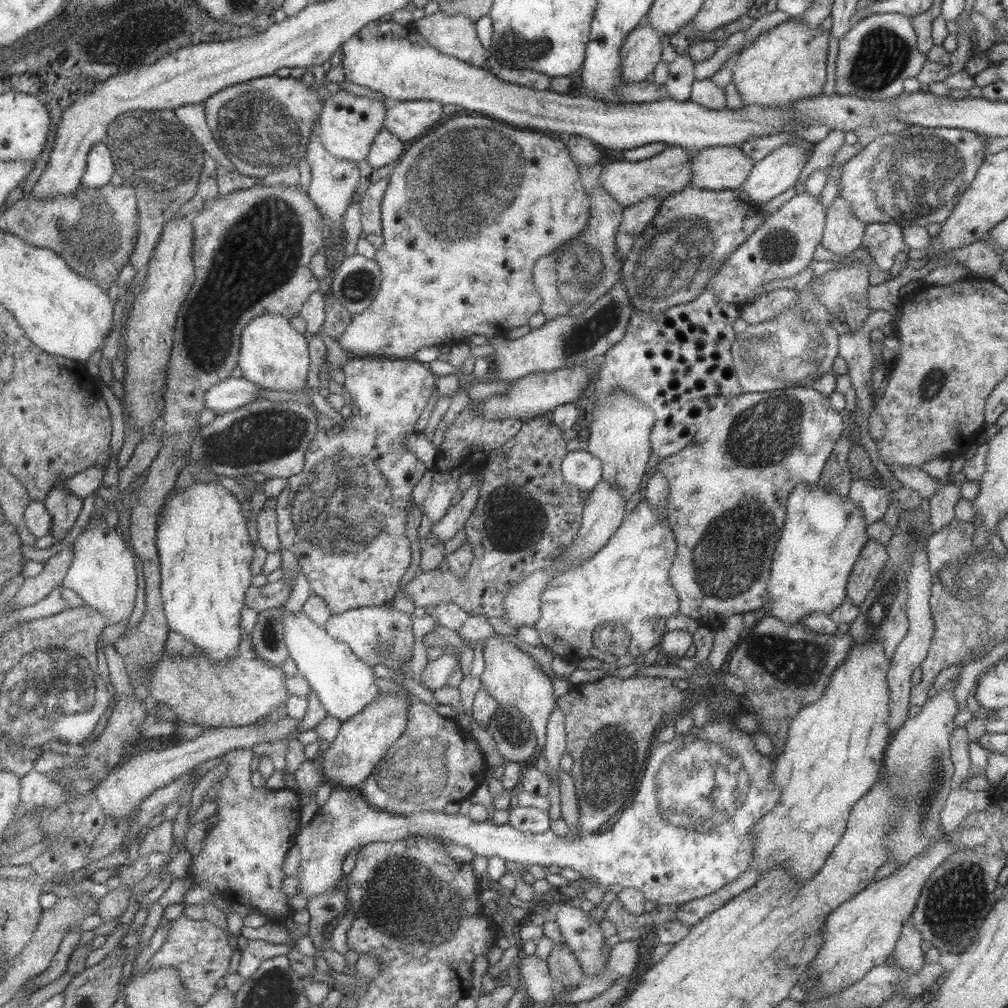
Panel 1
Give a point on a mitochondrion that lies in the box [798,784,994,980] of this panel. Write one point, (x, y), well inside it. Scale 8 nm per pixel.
(957, 898)

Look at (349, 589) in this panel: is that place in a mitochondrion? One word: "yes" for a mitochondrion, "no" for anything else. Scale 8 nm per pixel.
no

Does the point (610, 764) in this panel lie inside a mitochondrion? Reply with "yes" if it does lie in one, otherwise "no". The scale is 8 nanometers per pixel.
yes

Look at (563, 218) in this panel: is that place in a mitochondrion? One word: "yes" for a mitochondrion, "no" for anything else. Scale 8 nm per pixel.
no

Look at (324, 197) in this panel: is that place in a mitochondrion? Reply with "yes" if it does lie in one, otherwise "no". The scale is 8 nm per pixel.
no

